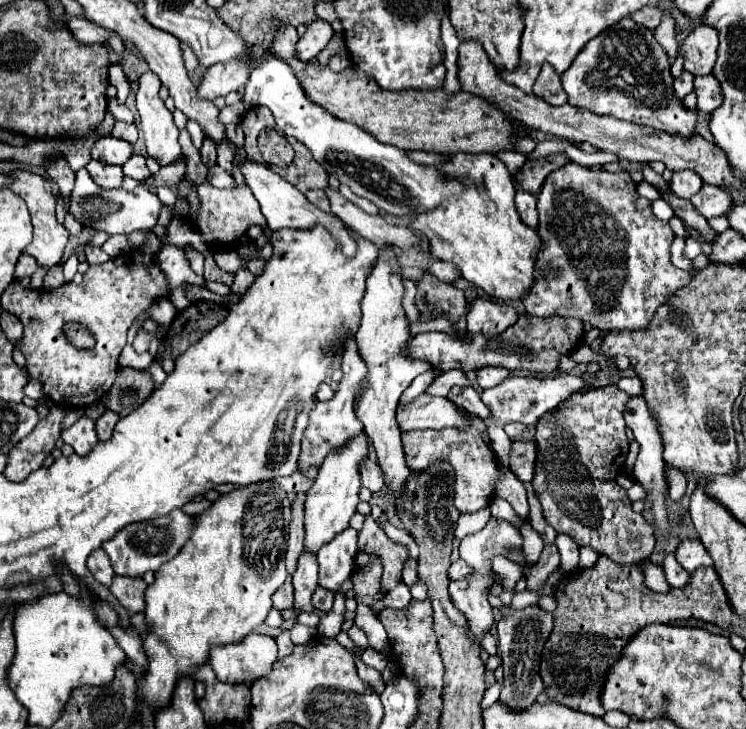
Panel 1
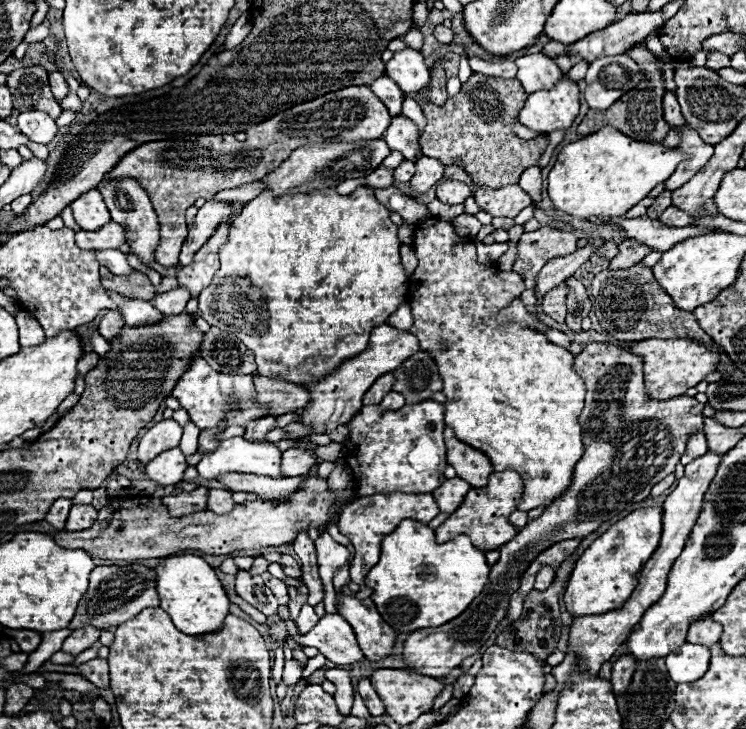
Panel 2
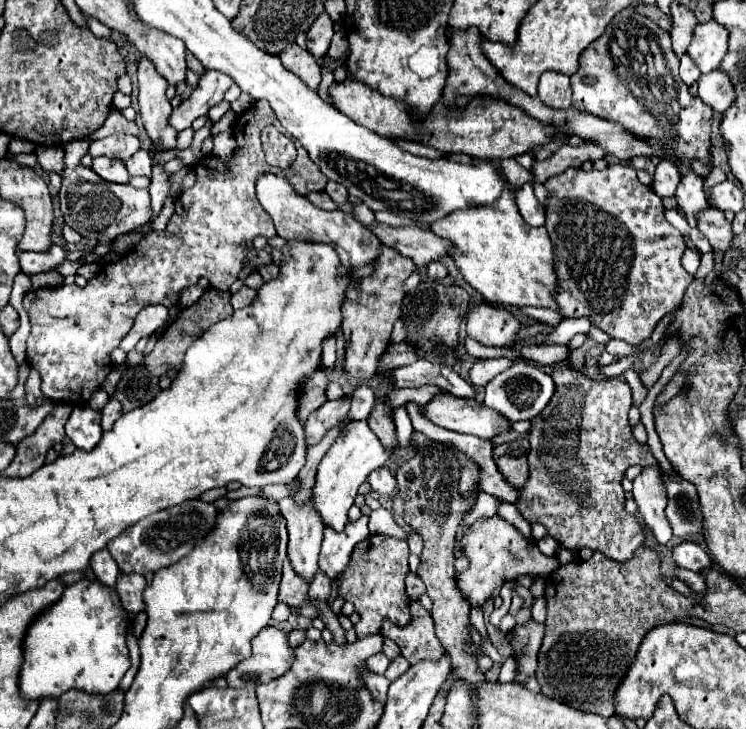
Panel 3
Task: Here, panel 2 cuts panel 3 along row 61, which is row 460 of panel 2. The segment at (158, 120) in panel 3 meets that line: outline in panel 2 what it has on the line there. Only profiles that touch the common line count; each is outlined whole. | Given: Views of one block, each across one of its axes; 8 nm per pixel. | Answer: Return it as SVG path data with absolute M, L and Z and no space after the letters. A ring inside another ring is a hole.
M162 420L154 424L140 440L138 444L138 460L142 464L150 462L160 452L166 452L170 448L176 448L180 444L182 426L176 420Z

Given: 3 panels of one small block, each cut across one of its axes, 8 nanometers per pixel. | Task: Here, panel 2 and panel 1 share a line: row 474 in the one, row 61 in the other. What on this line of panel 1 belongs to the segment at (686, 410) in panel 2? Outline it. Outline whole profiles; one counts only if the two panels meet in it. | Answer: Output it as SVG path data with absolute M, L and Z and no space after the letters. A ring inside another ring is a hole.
M622 18L614 28L602 32L602 36L596 36L596 40L586 44L586 48L577 55L570 66L570 72L562 74L562 88L566 90L568 104L572 104L572 106L586 108L600 116L610 114L620 120L644 124L644 126L658 128L658 130L664 130L670 134L690 136L690 134L694 134L694 124L696 124L698 112L686 110L682 106L682 100L678 100L674 96L672 82L674 82L674 78L670 74L668 58L666 58L662 46L656 42L654 32L644 26L634 24L632 18Z

